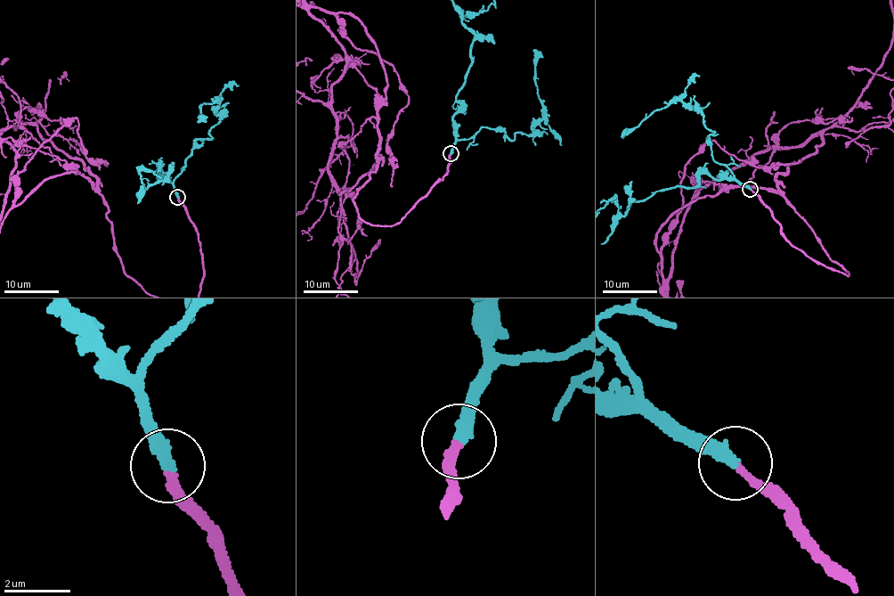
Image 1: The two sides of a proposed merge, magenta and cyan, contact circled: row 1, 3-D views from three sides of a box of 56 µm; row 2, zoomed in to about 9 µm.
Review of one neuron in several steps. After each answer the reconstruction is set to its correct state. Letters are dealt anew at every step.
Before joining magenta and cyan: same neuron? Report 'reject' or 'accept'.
accept

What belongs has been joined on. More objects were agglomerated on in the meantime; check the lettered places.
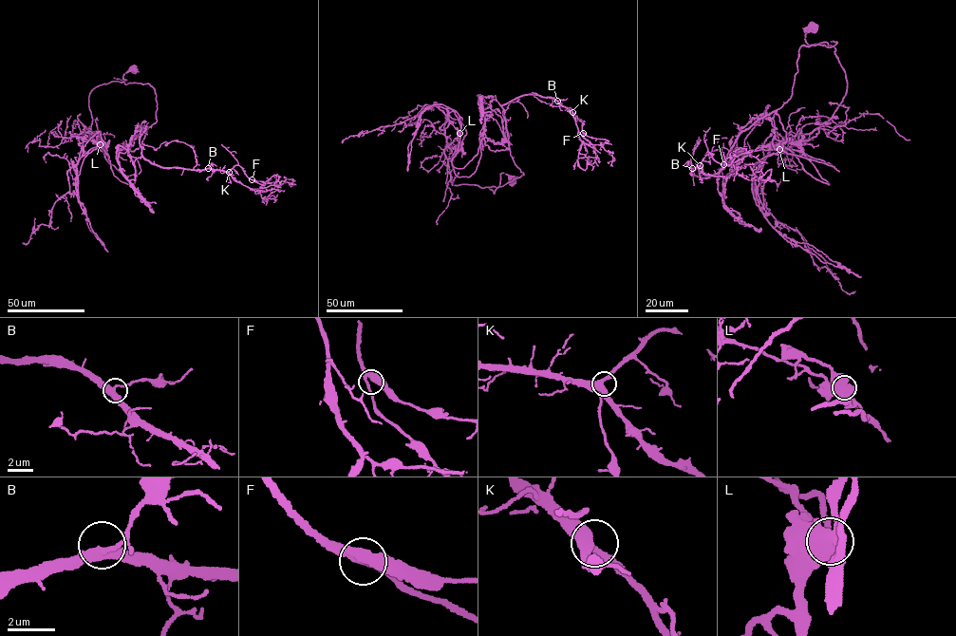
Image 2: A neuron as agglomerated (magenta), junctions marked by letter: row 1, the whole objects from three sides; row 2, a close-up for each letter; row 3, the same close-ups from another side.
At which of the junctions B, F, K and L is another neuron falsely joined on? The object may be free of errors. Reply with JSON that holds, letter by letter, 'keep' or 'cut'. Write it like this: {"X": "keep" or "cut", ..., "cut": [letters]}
{"B": "keep", "F": "keep", "K": "keep", "L": "cut", "cut": ["L"]}

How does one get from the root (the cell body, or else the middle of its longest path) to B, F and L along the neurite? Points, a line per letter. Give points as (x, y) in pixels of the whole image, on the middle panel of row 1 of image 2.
B: (511, 182), (454, 185), (447, 159), (459, 149), (463, 168), (487, 140), (508, 142), (510, 102), (557, 101)
F: (511, 182), (454, 185), (447, 159), (508, 142), (502, 105), (552, 97), (583, 133)
L: (511, 182), (511, 177), (502, 173), (497, 187), (452, 184), (444, 148), (459, 133)

